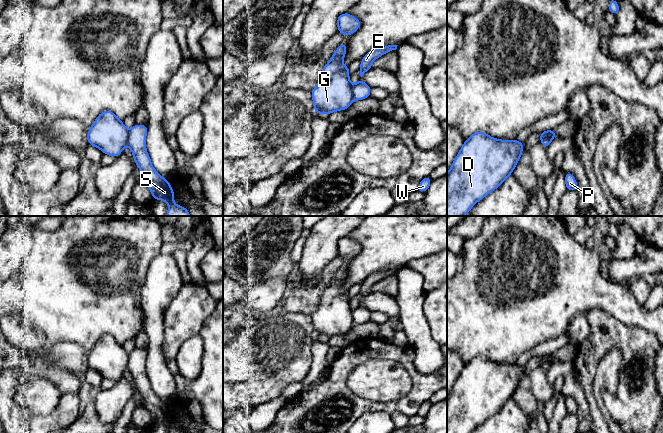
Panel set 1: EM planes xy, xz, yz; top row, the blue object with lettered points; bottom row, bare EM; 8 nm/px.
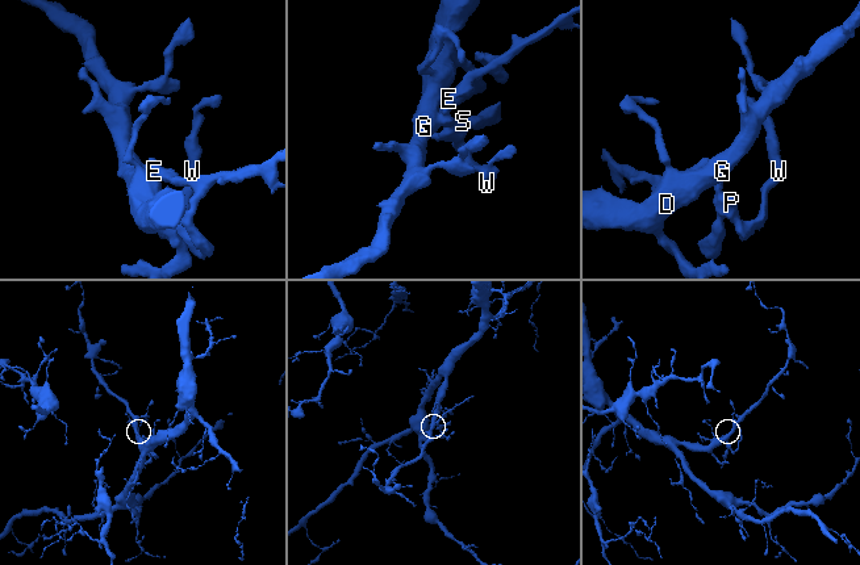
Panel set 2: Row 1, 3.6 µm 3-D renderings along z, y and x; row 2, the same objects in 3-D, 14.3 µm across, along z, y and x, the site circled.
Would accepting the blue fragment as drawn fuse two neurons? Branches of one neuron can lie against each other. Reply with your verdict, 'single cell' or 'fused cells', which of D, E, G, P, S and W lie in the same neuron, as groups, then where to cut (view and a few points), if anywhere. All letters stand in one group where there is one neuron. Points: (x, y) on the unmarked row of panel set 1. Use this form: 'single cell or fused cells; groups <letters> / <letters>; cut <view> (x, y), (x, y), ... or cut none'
fused cells; groups D G / E P S W; cut xz (351, 309), (351, 318), (354, 323)

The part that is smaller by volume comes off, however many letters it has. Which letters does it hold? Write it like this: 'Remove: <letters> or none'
Remove: E, P, S, W

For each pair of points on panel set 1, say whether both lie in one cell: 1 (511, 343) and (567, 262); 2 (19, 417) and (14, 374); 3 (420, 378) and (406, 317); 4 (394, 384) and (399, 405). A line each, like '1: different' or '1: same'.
1: same
2: same
3: different
4: different

